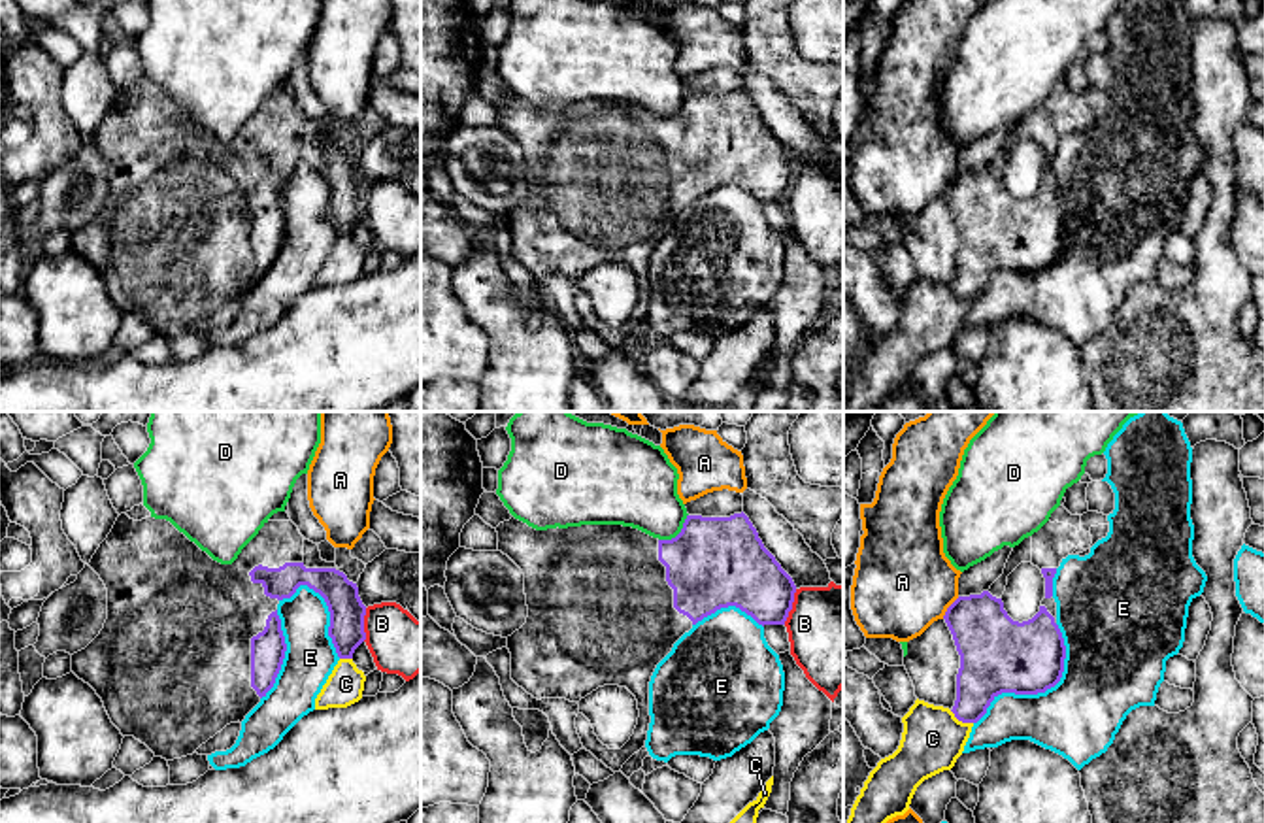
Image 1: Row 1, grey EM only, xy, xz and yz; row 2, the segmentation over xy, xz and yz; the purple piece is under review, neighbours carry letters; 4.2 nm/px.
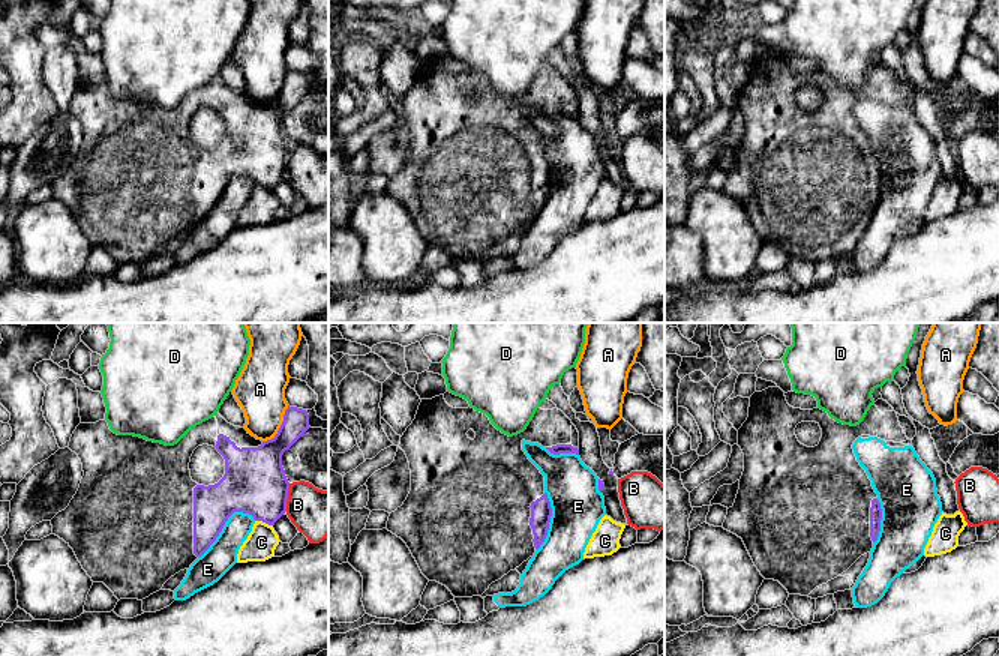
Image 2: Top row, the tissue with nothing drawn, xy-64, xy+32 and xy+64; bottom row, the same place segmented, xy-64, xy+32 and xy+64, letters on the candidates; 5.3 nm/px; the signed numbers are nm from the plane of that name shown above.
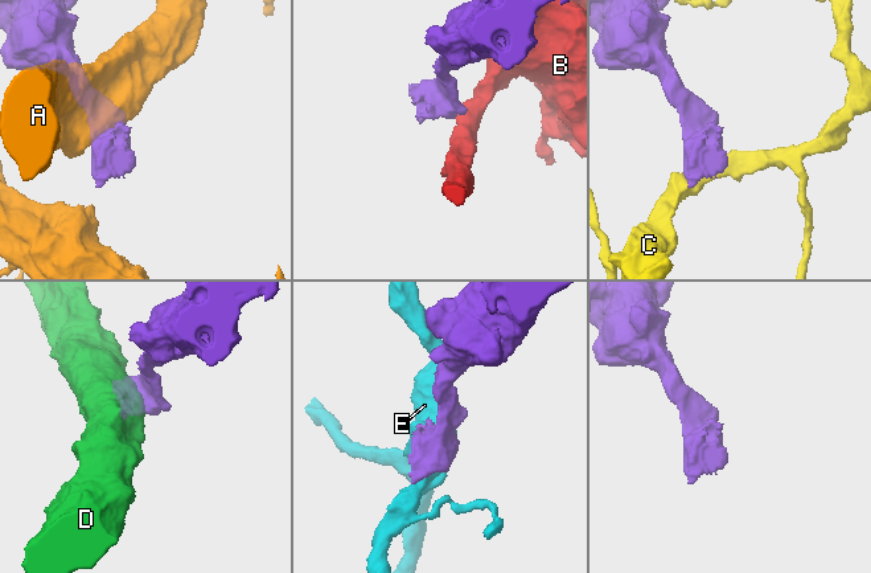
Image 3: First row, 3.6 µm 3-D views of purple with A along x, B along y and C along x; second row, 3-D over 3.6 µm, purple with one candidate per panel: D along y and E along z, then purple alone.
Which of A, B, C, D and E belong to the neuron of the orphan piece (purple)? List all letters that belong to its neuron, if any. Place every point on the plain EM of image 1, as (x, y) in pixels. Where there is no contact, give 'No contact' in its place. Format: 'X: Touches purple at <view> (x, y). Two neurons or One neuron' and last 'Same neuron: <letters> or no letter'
A: Touches purple at yz (948, 185). Two neurons
B: Touches purple at xz (791, 184). Two neurons
C: Touches purple at yz (961, 297). Two neurons
D: Touches purple at xz (680, 110). Two neurons
E: Touches purple at yz (1042, 268). Two neurons
Same neuron: no letter

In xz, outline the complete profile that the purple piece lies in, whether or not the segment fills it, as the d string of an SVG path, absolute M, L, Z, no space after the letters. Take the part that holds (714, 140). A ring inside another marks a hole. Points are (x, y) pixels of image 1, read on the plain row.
M687 92L672 117L623 102L581 102L536 108L511 94L496 104L498 128L524 151L526 200L507 213L511 257L534 276L579 279L604 262L626 264L638 277L638 302L621 327L604 323L577 291L581 321L613 349L645 325L649 259L657 242L698 198L736 183L758 202L785 202L796 162L764 125L749 94Z

